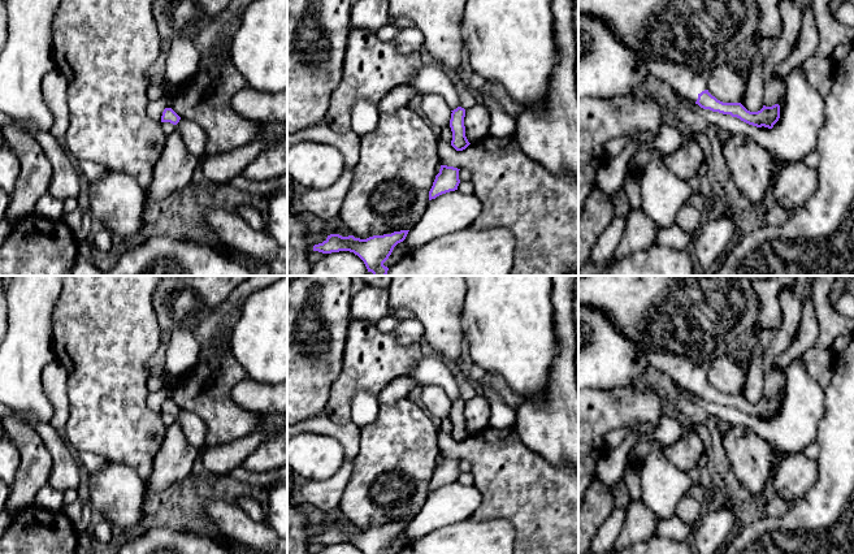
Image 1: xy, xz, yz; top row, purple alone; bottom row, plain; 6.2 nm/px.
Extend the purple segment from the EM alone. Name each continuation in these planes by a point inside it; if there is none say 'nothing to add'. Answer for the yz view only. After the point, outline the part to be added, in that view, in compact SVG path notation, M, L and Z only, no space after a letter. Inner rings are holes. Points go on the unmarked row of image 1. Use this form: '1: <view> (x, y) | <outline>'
1: yz (680, 324) | M578 276L578 304L604 312L634 345L647 368L667 373L694 394L708 380L712 362L724 356L737 337L754 329L759 312L751 281L737 276Z

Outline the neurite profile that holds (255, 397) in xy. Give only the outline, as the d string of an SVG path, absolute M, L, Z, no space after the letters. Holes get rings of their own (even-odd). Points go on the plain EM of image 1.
M248 378L231 389L231 399L250 412L285 414L287 412L287 382L261 384Z

